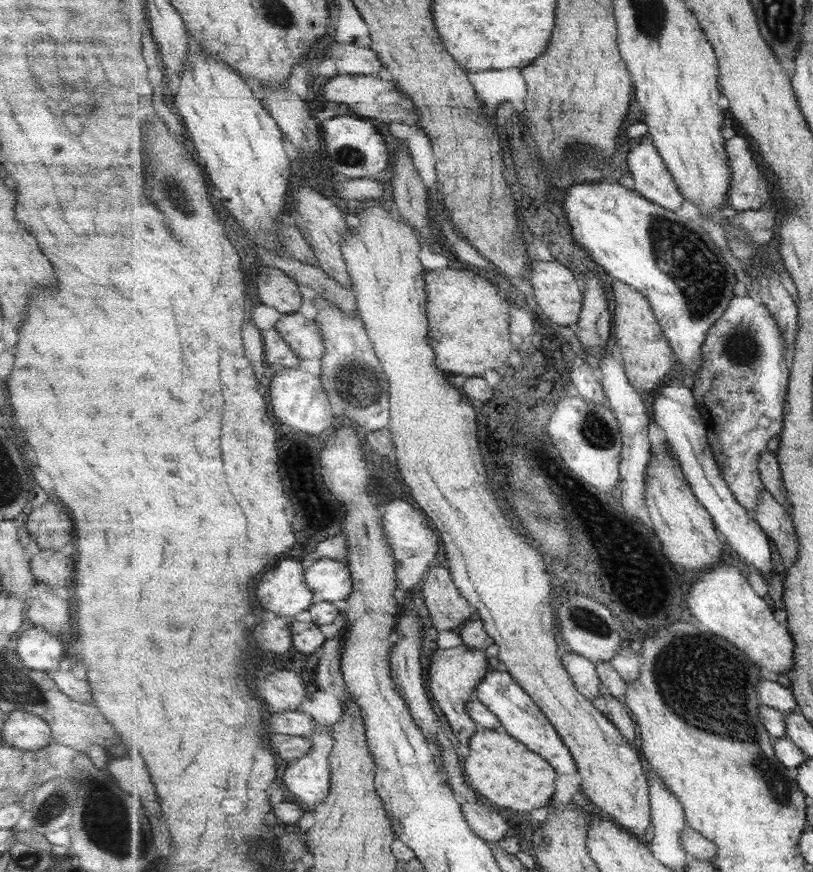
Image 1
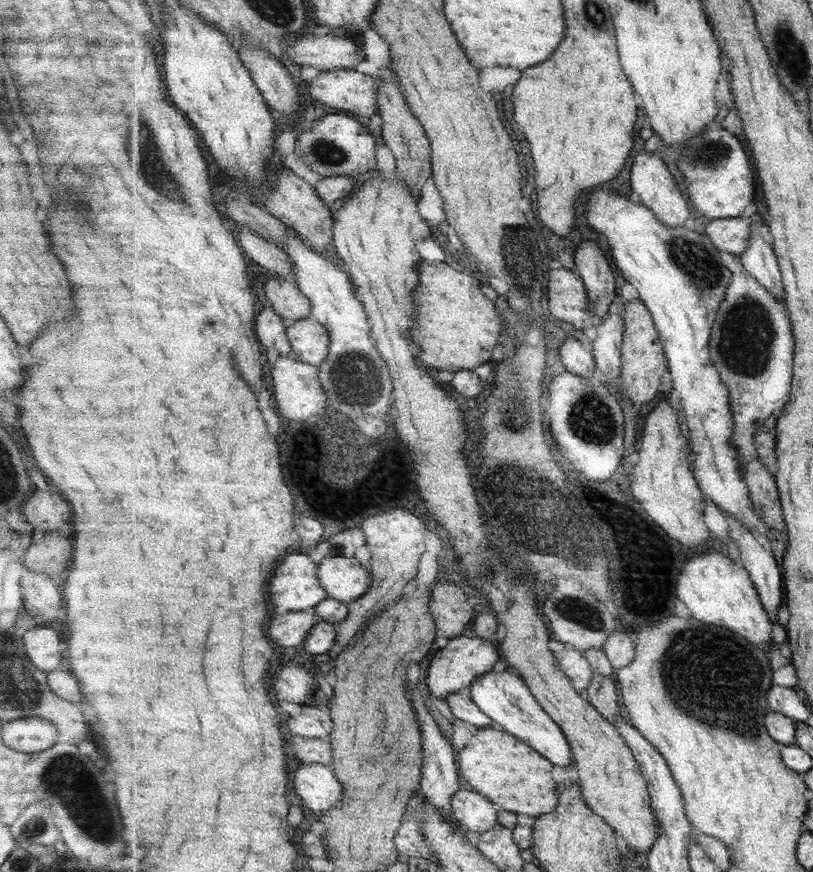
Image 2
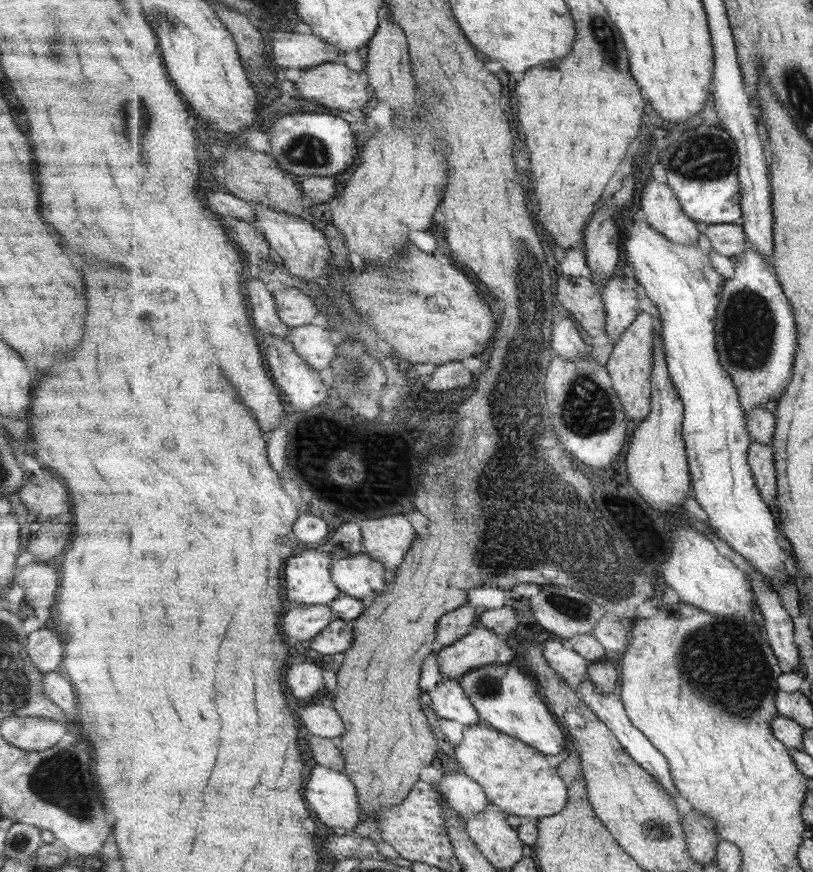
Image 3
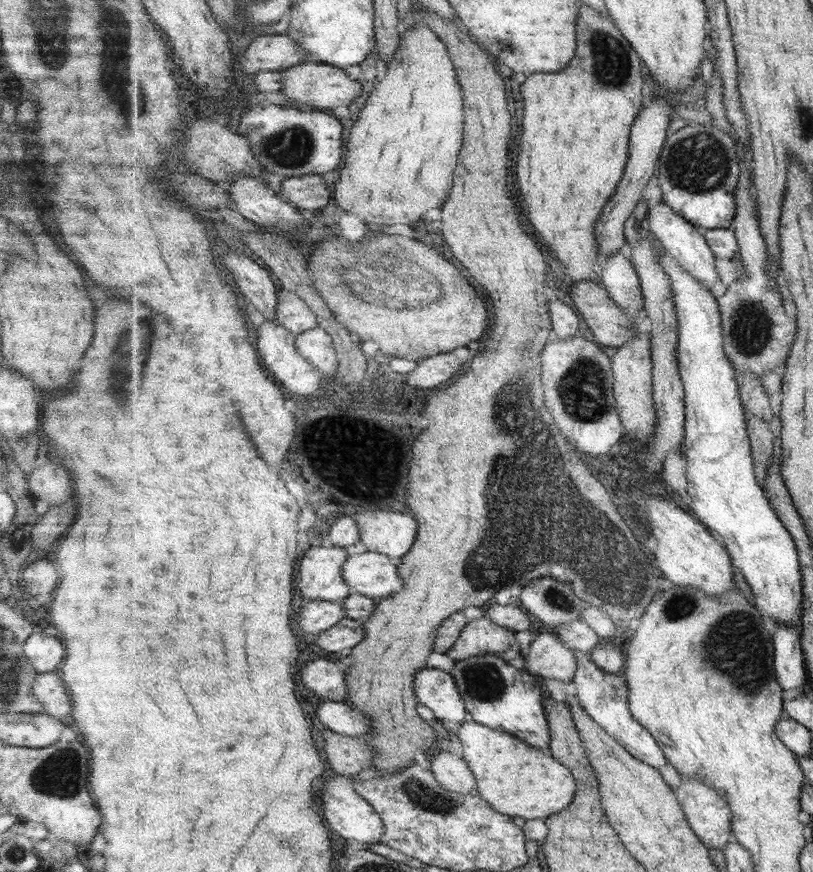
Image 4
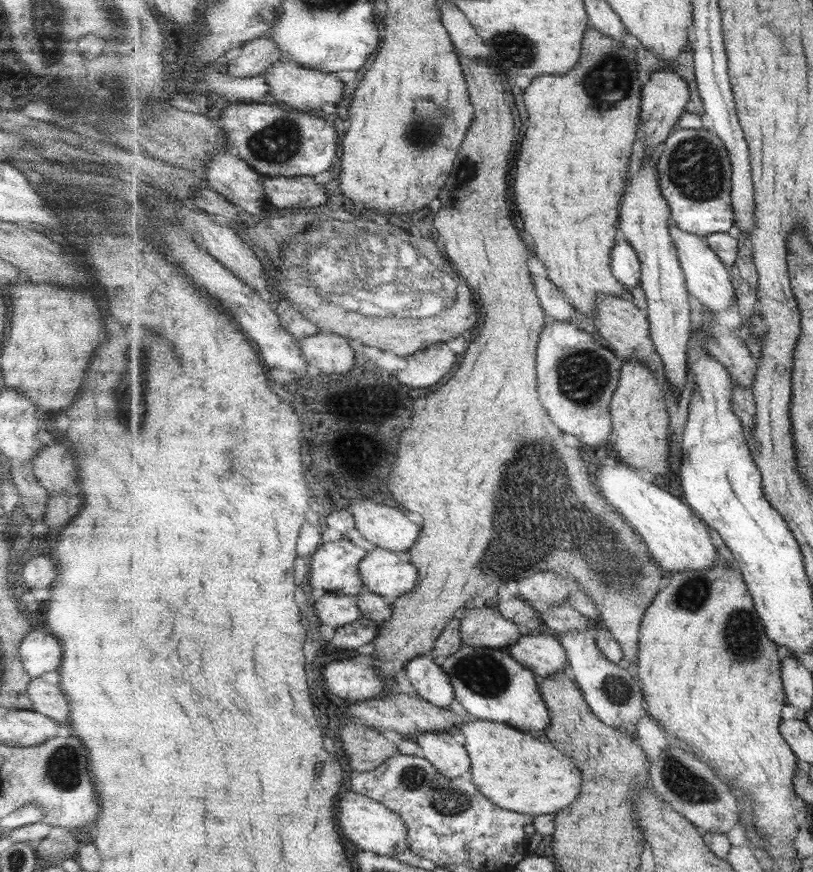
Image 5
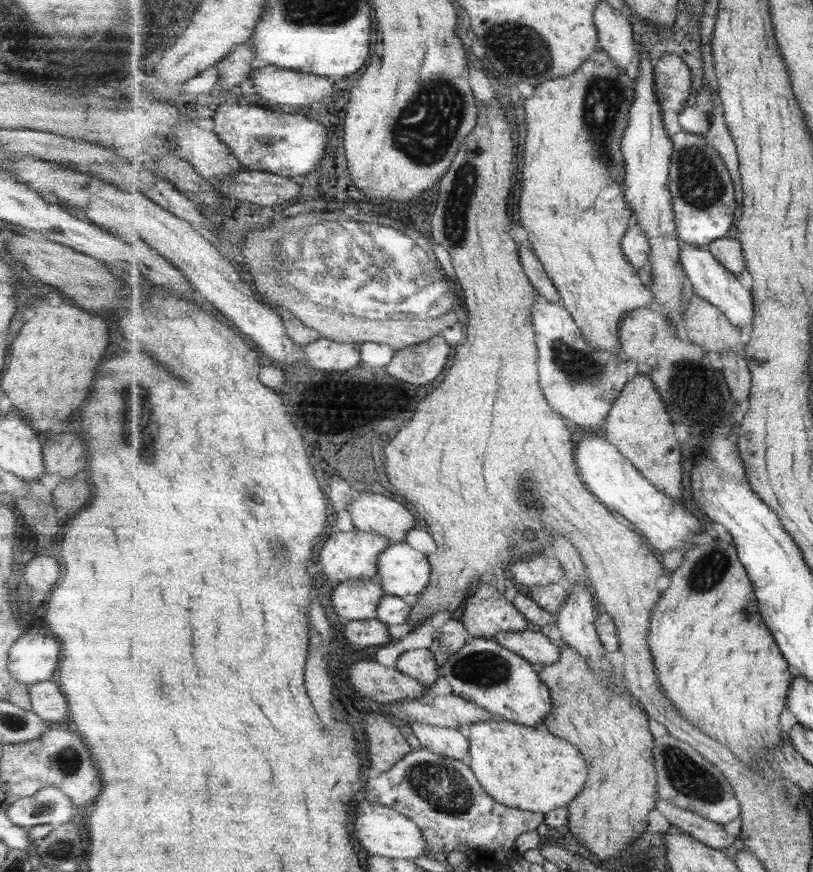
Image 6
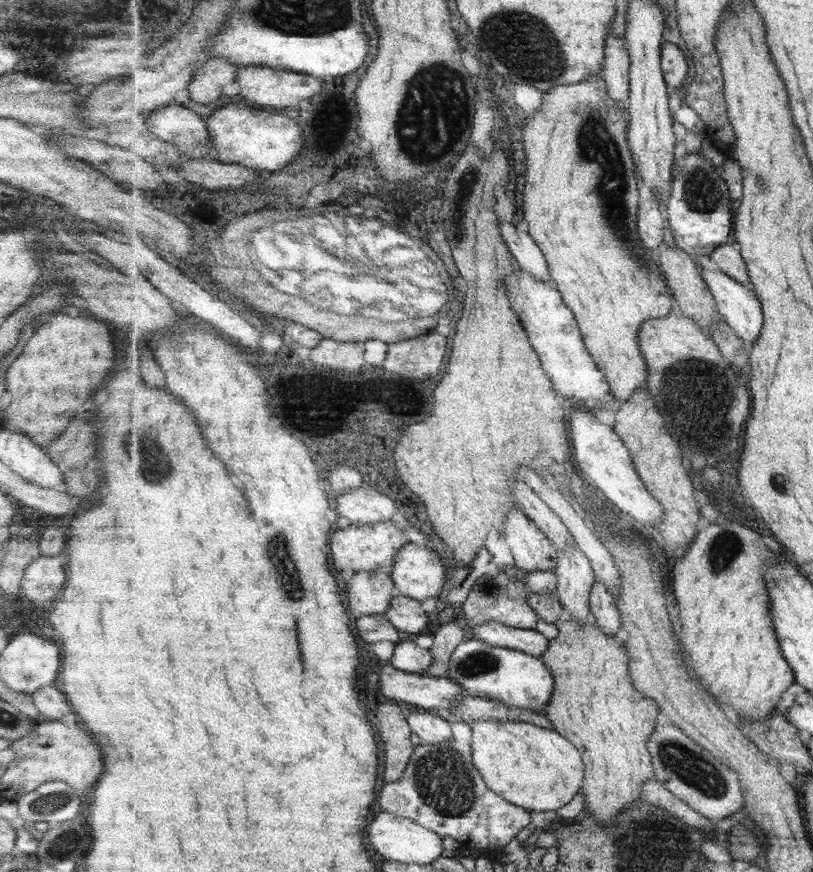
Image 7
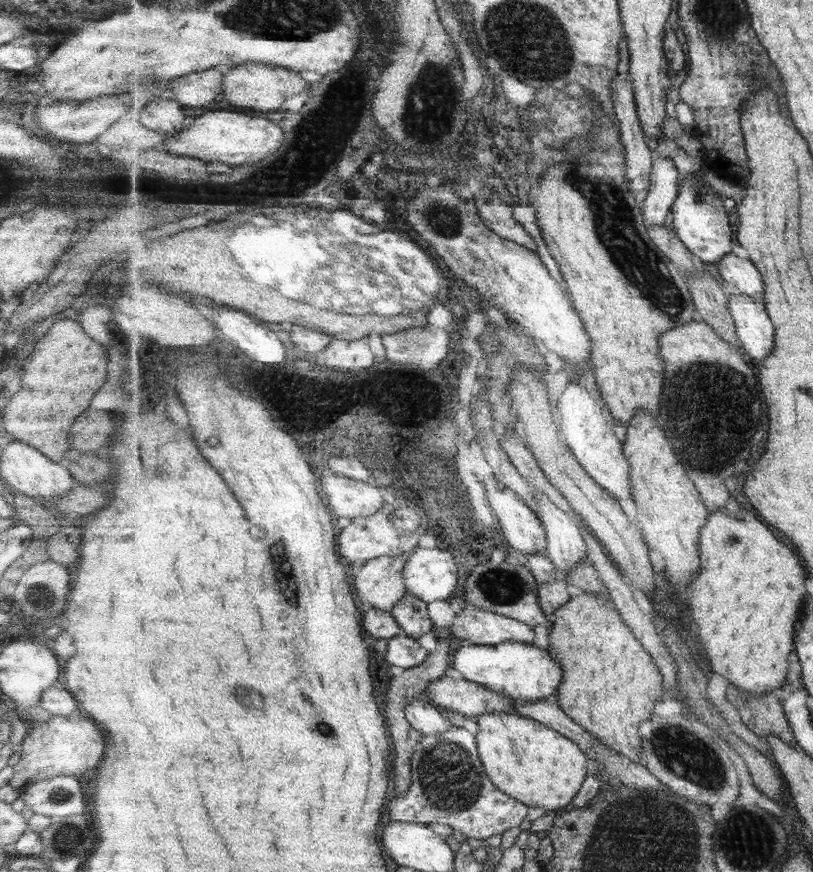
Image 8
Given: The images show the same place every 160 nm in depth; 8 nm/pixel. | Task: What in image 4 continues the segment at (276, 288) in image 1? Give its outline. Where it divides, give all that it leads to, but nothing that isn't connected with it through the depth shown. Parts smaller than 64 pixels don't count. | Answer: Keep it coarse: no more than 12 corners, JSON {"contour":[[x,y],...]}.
{"contour":[[278,291],[275,318],[293,334],[319,327],[318,314],[297,293]]}

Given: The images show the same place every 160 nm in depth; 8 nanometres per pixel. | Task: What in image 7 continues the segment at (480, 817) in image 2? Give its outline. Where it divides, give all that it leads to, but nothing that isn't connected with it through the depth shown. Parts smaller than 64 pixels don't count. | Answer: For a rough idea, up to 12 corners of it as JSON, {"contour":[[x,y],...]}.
{"contour":[[412,706],[406,719],[421,744],[453,738],[451,723]]}

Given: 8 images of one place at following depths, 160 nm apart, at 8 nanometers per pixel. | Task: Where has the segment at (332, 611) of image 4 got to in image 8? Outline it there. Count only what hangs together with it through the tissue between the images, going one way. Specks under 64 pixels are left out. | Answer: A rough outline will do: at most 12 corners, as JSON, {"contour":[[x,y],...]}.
{"contour":[[413,552],[367,561],[353,577],[366,613],[392,611],[408,593]]}

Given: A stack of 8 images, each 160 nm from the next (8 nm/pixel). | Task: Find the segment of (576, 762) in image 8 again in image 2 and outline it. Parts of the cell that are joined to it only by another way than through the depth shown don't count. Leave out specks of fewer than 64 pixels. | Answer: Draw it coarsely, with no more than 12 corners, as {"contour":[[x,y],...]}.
{"contour":[[500,727],[457,756],[463,778],[501,809],[552,813],[553,762]]}

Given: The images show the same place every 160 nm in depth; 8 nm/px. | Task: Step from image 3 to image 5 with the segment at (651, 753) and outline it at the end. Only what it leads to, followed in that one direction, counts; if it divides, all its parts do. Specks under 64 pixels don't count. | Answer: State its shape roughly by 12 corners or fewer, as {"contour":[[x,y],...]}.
{"contour":[[593,625],[561,634],[601,722],[637,734],[643,684],[603,654]]}

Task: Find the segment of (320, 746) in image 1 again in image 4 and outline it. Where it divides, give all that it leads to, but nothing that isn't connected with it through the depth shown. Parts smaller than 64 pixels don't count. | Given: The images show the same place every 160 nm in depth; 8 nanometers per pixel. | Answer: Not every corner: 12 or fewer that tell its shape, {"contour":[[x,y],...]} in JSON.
{"contour":[[335,773],[322,788],[324,818],[337,837],[381,844],[385,822]]}

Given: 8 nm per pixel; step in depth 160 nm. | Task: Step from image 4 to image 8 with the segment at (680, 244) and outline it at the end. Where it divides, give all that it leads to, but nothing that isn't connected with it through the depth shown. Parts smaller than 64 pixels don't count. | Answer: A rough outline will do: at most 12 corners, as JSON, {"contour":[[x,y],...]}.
{"contour":[[739,291],[729,308],[755,364],[774,352],[777,326],[761,298]]}

